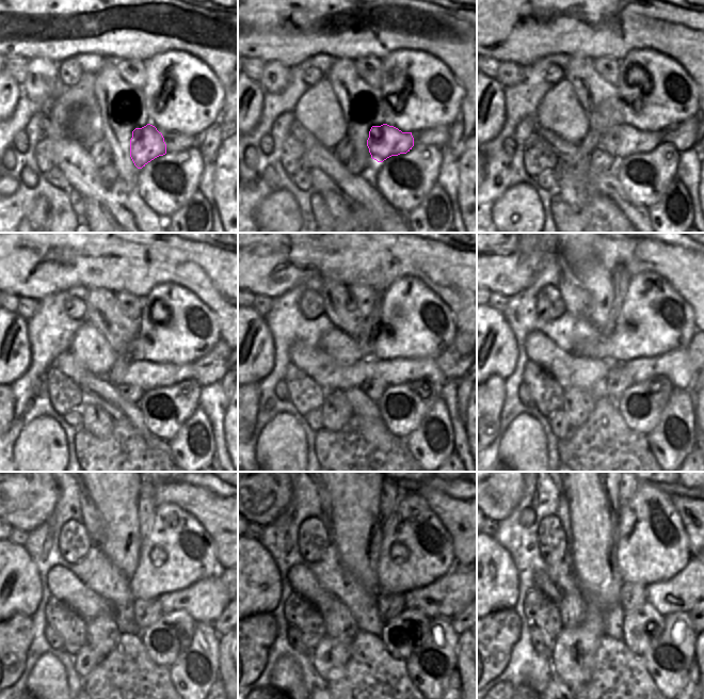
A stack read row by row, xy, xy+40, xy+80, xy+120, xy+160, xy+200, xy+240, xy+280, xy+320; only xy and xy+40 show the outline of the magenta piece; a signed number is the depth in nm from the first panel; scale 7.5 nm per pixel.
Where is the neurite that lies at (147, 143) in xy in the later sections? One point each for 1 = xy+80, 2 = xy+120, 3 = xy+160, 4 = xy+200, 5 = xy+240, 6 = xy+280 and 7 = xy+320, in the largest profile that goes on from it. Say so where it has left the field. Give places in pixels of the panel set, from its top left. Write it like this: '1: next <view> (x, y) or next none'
1: next xy+80 (621, 141)
2: next xy+120 (146, 375)
3: next xy+160 (395, 371)
4: next xy+200 (675, 365)
5: next xy+240 (204, 601)
6: next xy+280 (448, 596)
7: next xy+320 (693, 584)

